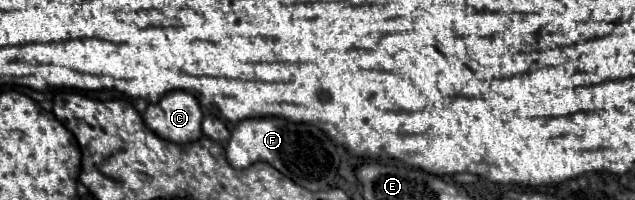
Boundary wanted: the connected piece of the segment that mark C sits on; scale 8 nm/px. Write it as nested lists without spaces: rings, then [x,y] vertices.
[[[170,92],[158,104],[148,104],[146,126],[160,138],[188,144],[202,136],[202,108],[190,92]]]

